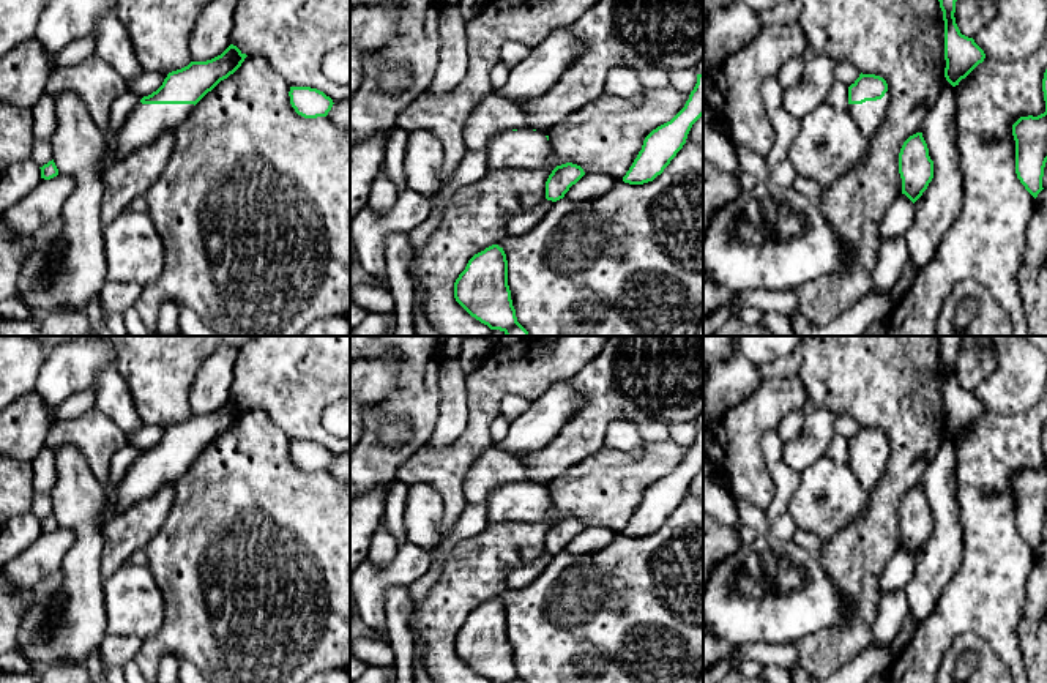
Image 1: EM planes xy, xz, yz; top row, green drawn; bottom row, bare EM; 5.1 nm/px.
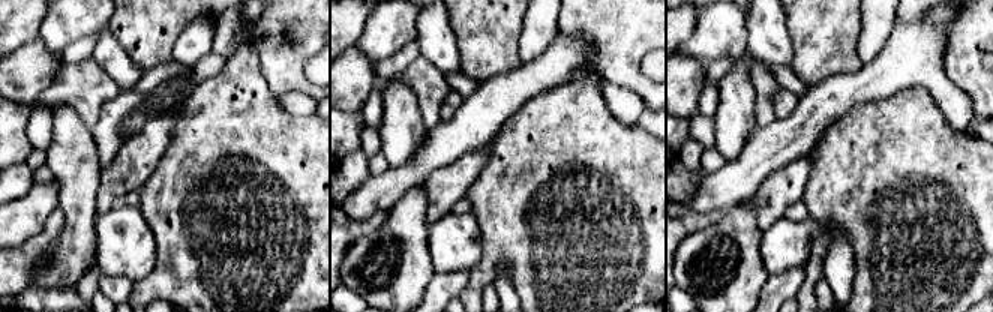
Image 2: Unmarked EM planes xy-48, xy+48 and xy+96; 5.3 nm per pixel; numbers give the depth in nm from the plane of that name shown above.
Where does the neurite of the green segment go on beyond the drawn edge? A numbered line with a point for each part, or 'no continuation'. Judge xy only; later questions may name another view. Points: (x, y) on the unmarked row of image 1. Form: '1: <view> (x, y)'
1: xy (145, 477)

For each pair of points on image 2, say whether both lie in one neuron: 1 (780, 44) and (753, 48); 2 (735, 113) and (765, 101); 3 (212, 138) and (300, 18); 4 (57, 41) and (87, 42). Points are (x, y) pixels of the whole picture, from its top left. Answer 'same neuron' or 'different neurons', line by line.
1: same neuron
2: different neurons
3: different neurons
4: different neurons

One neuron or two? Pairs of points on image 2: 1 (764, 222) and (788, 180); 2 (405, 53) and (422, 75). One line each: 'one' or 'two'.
1: one
2: two

